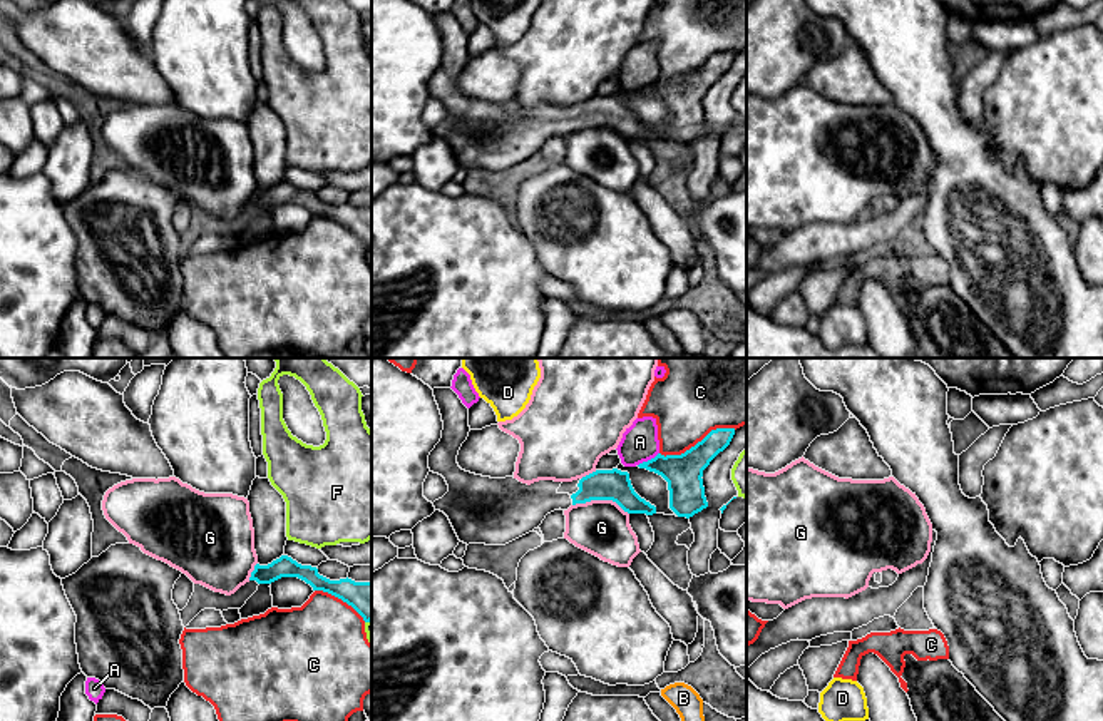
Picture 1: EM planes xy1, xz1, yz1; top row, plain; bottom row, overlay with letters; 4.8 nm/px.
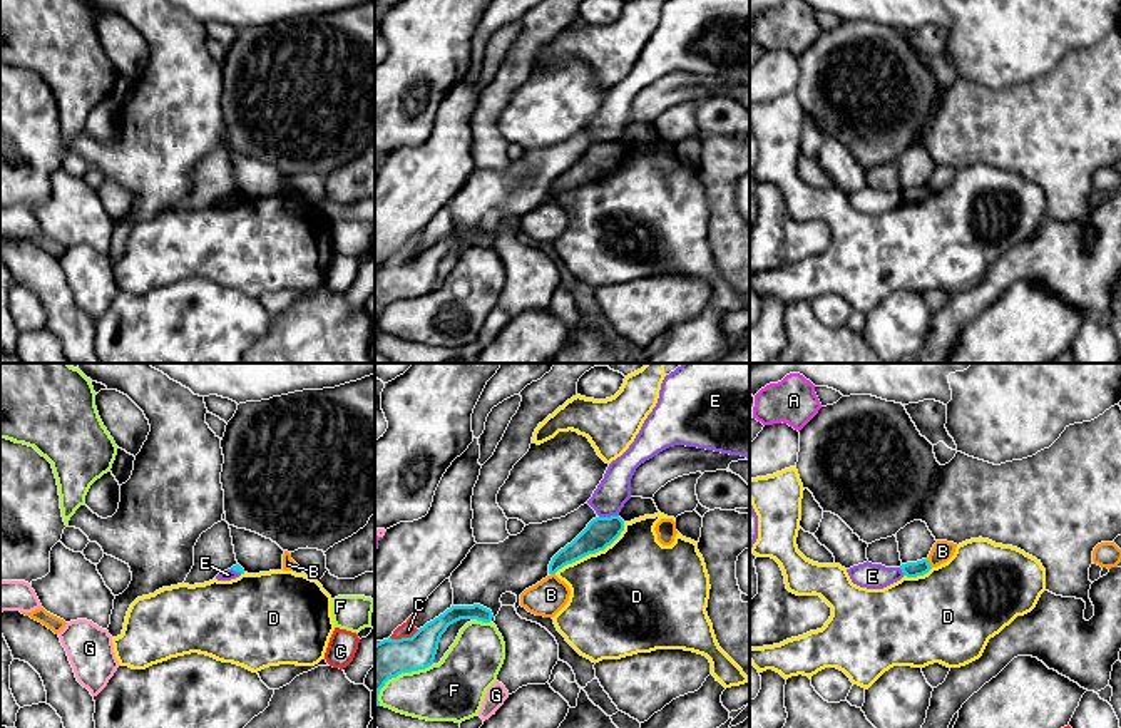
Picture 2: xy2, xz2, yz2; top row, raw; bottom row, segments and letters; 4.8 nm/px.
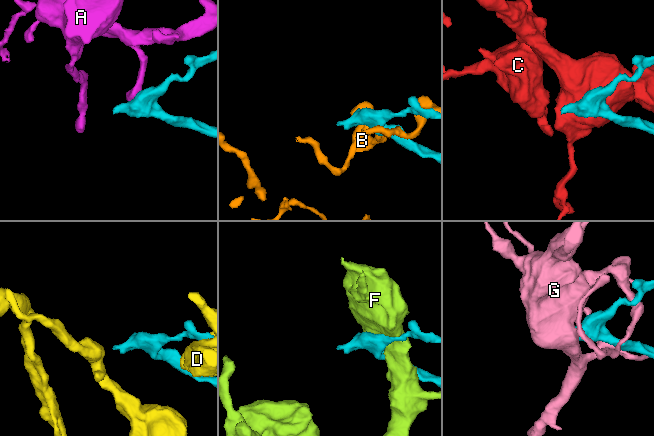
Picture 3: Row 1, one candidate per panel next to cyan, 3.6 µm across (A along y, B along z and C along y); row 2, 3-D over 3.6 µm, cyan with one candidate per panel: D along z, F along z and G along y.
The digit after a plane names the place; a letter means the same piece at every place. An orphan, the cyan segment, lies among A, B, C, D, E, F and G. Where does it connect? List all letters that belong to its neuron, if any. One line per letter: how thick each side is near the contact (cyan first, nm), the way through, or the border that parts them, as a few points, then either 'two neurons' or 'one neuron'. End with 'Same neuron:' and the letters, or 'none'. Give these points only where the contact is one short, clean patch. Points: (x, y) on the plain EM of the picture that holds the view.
A: calibres 180 and 180 nm; border xz1 (658, 77), (638, 91); two neurons
B: calibres 80 and 100 nm; two neurons
C: calibres 180 and 320 nm; two neurons
D: calibres 140 and 480 nm; two neurons
E: calibres 140 and 160 nm; border xz2 (618, 139), (599, 143); two neurons
F: calibres 190 and 280 nm; two neurons
G: calibres 150 and 280 nm; border xz1 (573, 129), (615, 126), (628, 139); two neurons
Same neuron: none

